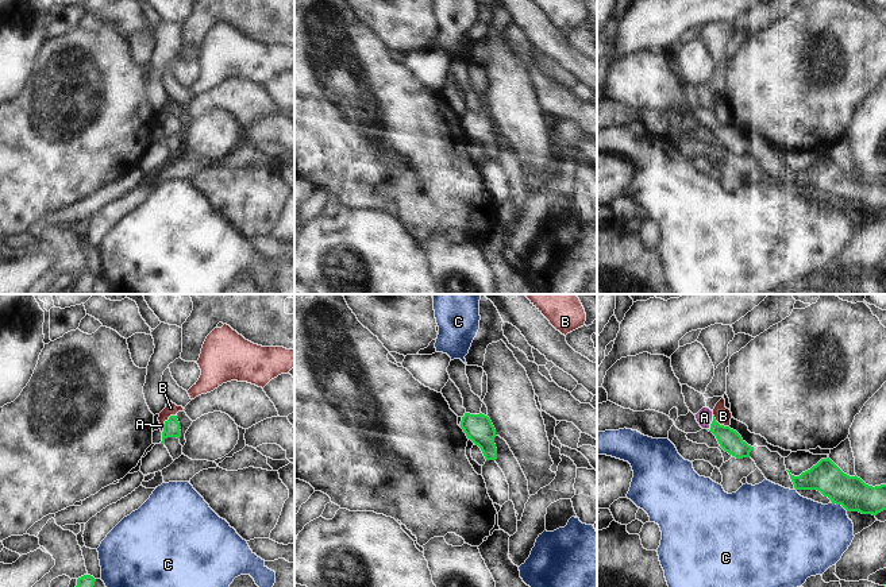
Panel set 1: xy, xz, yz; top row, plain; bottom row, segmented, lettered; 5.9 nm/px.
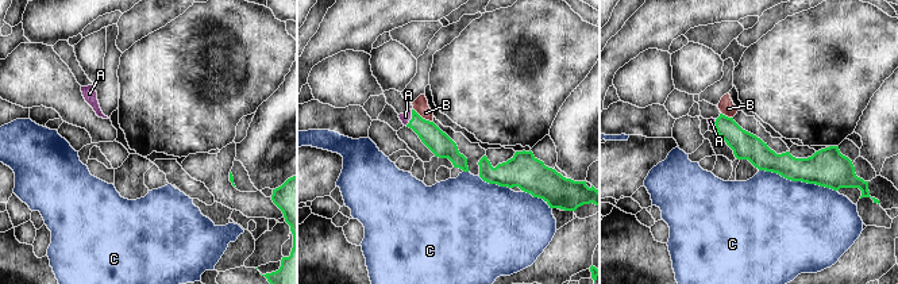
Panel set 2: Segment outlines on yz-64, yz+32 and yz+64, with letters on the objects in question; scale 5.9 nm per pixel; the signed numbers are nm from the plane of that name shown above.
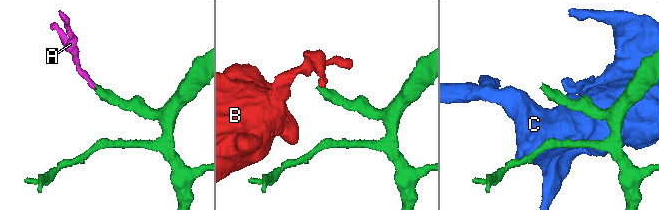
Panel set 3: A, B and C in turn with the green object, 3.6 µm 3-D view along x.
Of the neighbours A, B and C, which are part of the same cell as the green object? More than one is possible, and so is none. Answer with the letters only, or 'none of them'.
A

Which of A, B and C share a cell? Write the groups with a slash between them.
A / B / C

